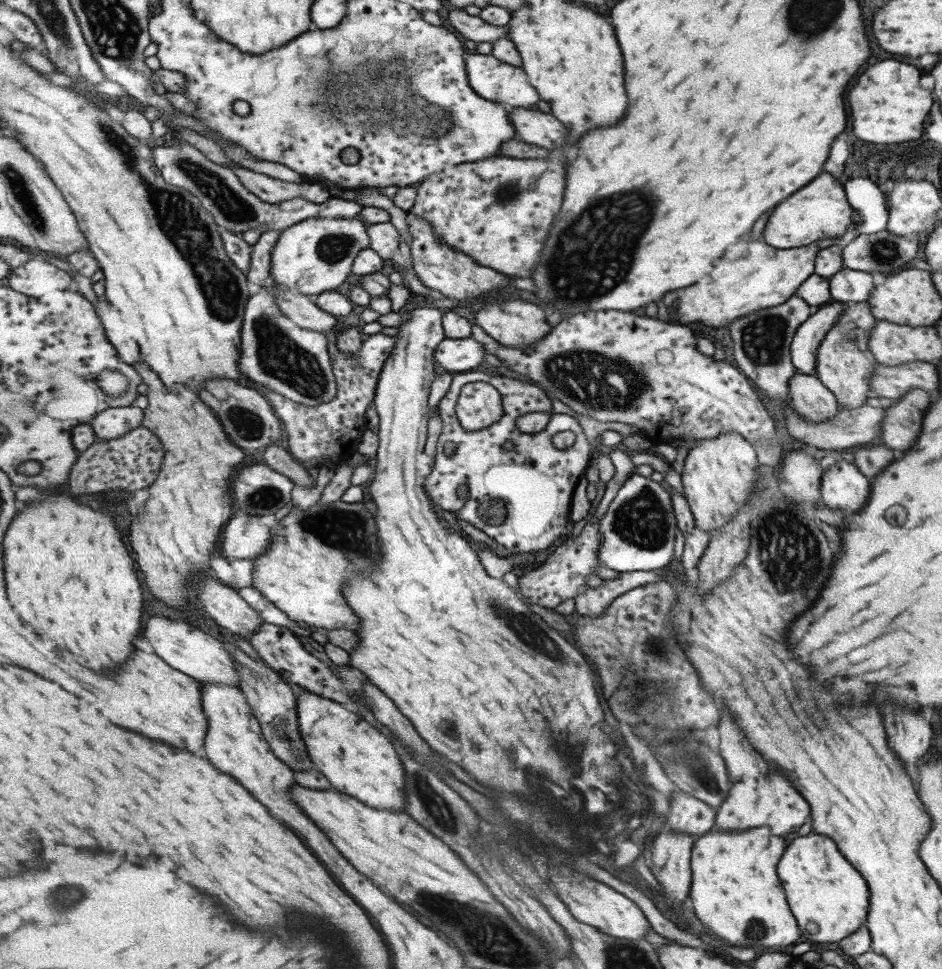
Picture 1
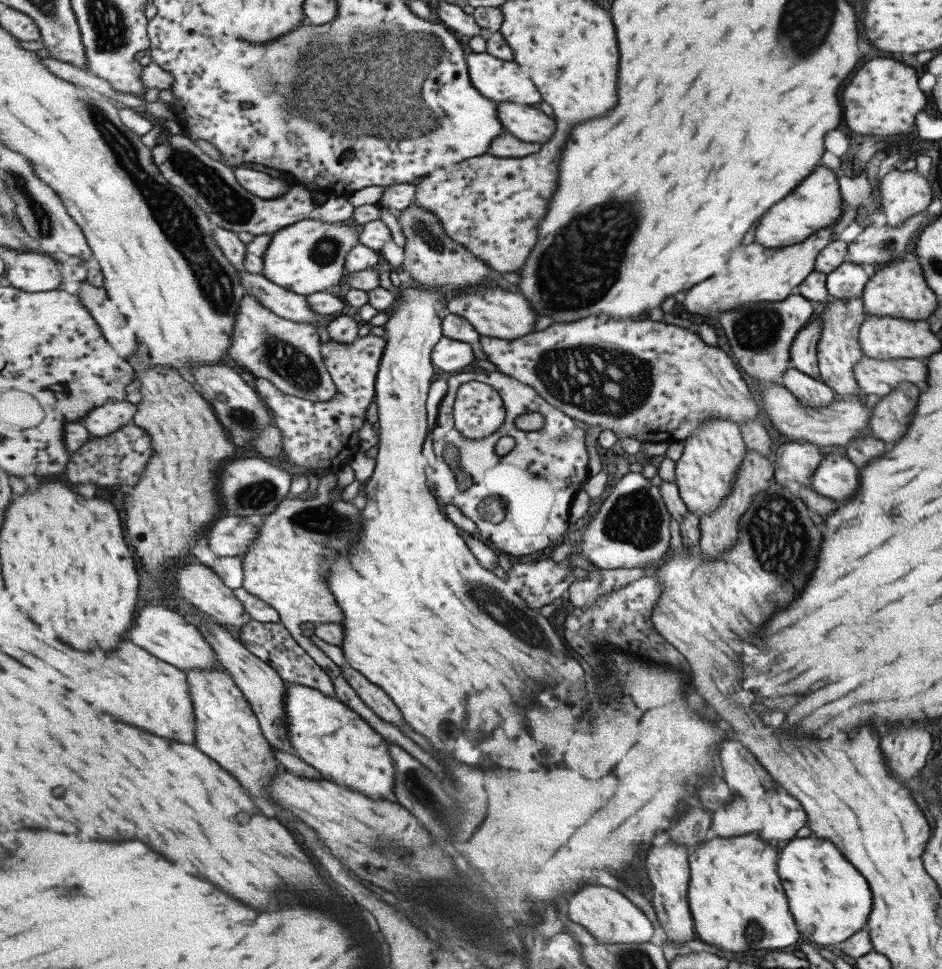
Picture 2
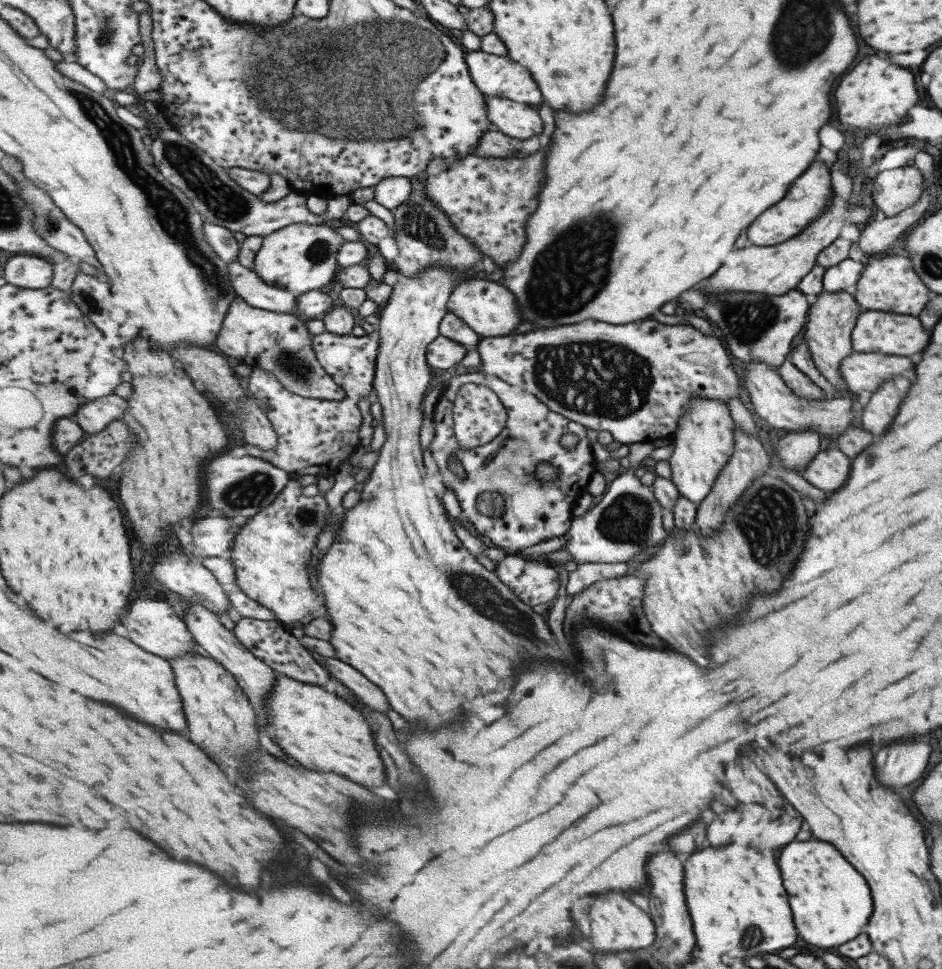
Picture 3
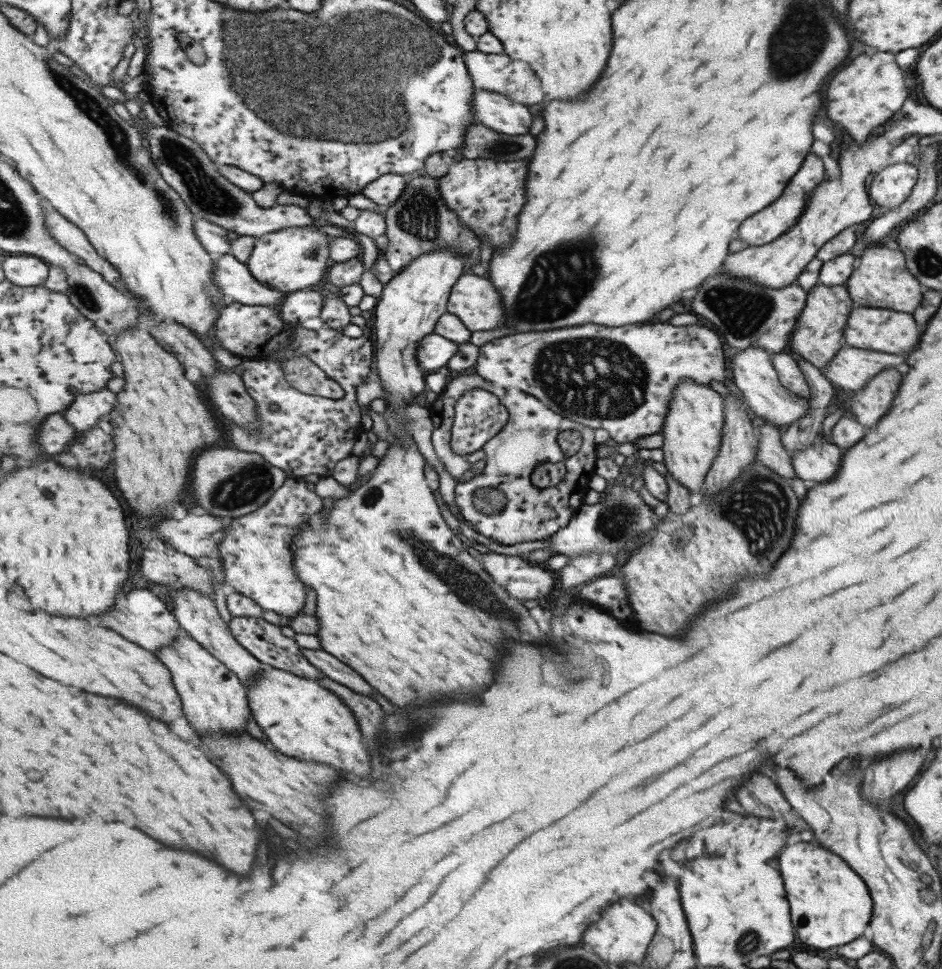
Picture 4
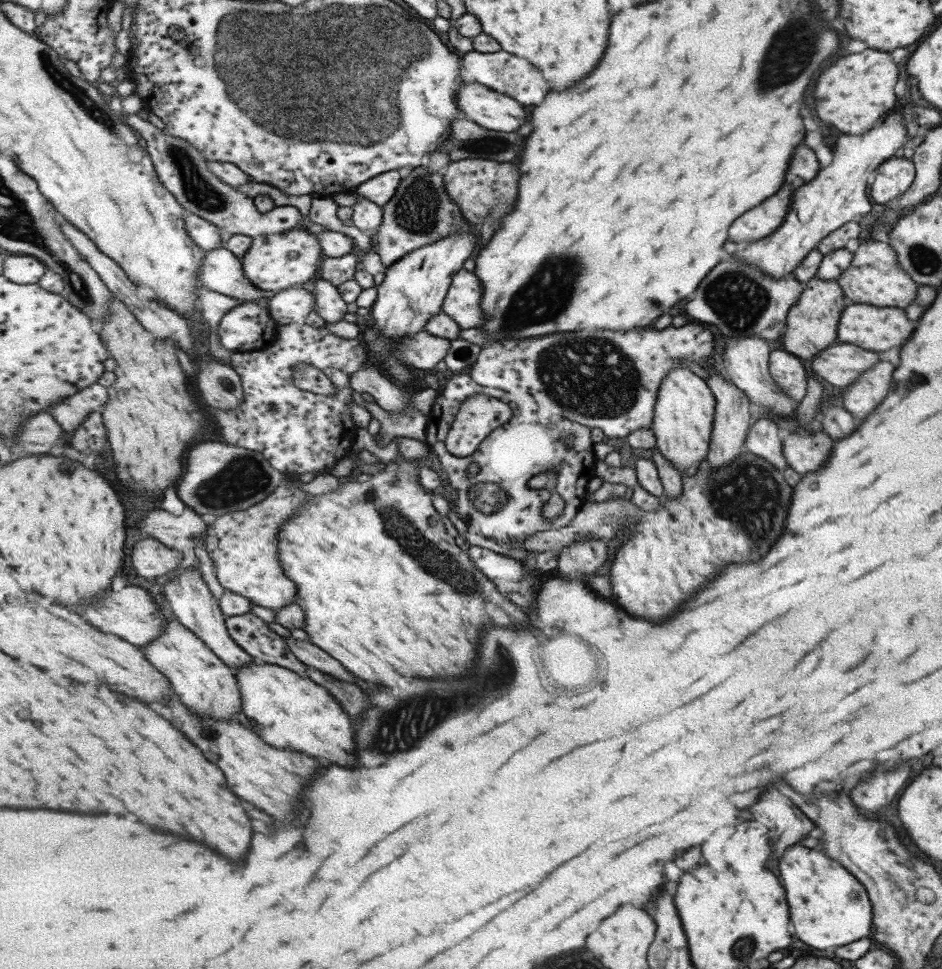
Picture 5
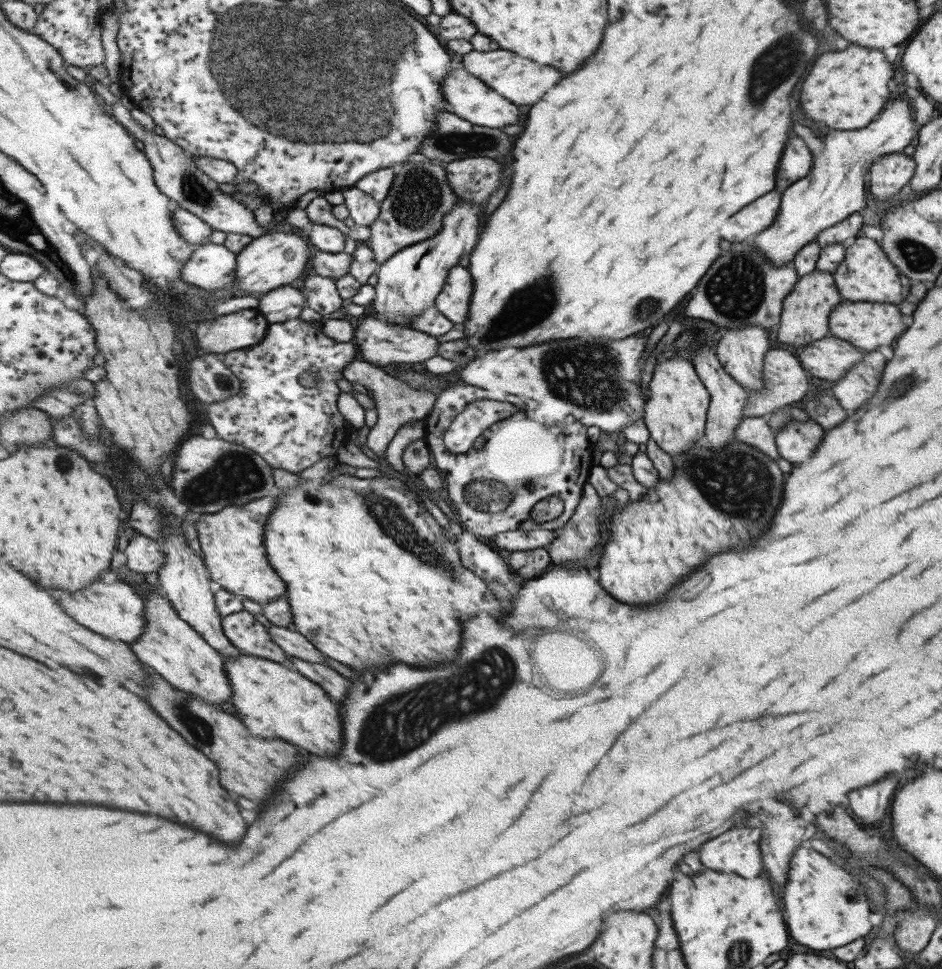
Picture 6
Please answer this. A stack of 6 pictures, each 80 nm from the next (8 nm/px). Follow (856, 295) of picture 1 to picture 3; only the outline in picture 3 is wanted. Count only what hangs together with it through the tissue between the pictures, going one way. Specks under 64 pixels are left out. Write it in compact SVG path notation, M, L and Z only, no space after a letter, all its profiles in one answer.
M849 257L840 260L828 269L824 269L822 276L822 290L827 292L843 291L851 296L855 292L855 285L862 269L861 263Z

